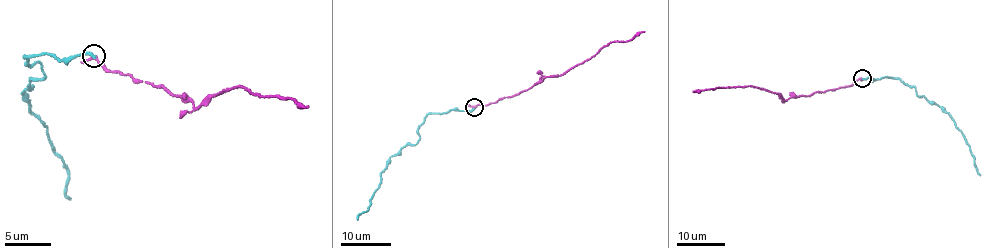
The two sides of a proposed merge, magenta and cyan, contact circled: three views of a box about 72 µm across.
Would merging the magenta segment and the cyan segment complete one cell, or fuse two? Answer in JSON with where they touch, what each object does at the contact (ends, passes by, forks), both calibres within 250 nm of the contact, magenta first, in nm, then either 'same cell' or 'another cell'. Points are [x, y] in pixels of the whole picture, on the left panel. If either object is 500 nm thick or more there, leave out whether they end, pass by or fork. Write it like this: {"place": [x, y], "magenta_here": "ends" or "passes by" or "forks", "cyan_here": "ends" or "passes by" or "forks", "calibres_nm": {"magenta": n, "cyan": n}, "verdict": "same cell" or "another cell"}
{"place": [94, 56], "magenta_here": "passes by", "cyan_here": "ends", "calibres_nm": {"magenta": 260, "cyan": 240}, "verdict": "same cell"}

